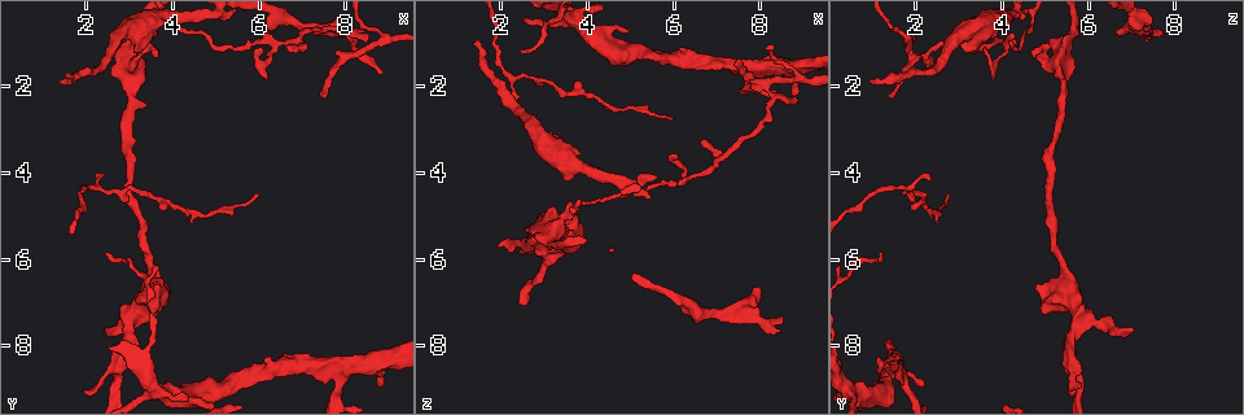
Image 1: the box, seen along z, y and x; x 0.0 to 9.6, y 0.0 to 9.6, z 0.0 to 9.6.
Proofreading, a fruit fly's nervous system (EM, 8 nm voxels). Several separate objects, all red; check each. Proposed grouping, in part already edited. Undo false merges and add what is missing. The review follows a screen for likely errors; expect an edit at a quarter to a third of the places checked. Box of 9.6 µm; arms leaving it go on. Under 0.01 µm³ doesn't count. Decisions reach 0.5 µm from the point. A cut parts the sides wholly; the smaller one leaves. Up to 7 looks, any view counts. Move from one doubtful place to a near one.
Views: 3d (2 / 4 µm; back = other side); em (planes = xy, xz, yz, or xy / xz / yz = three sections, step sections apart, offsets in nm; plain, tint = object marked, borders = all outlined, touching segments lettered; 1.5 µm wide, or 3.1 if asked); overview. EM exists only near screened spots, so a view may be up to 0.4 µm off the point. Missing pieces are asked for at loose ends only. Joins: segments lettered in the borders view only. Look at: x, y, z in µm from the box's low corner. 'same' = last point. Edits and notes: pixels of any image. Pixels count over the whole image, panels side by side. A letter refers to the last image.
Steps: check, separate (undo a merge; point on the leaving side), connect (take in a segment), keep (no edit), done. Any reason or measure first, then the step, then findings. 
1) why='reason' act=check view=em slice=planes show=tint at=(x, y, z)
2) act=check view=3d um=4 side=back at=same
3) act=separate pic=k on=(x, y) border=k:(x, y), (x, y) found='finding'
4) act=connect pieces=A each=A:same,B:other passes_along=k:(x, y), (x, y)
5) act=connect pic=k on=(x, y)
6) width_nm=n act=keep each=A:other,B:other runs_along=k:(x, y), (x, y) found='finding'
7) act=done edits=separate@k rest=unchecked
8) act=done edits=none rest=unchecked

why='long arm stops here' act=check view=em slice=planes show=tint at=(1.50, 1.85, 1.00)

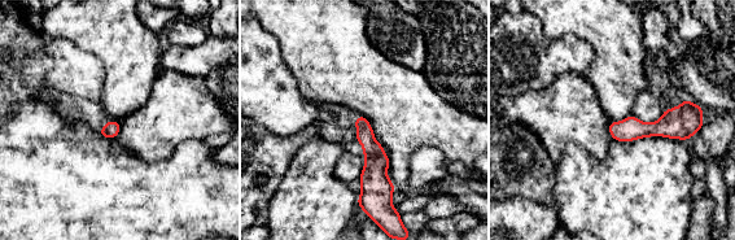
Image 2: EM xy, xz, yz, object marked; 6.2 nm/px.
act=check view=em slice=planes show=borders at=same

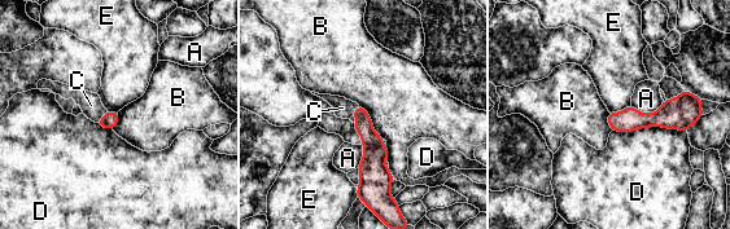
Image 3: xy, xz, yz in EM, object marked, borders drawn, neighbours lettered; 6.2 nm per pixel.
width_nm=100 longest_contact=D:460nm act=connect pieces=C each=A:other,B:other,C:same,D:other,E:other found='it goes on there'

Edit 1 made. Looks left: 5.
why='branch stops here' act=check view=em slice=planes show=tint at=(7.85, 0.75, 6.65)

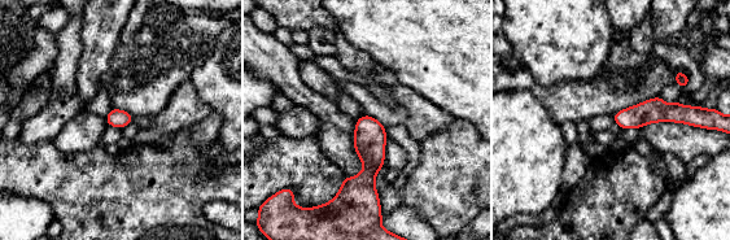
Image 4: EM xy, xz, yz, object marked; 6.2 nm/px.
why='what lies round it' act=check view=em slice=planes show=borders at=same

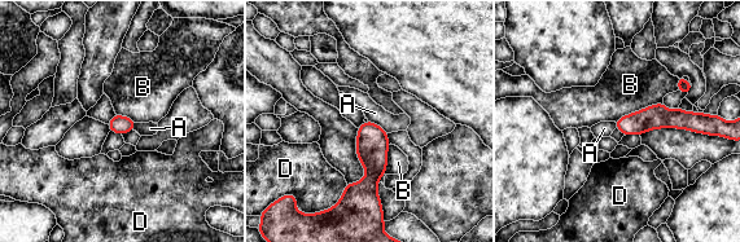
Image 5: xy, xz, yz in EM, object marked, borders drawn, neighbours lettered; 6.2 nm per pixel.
width_nm=110 longest_contact=B:340nm act=keep each=A:other,B:other,D:other found='none of them fits'

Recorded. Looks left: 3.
why='sharp bend' act=check view=em slice=yz step=4 show=borders at=(8.90, 0.95, 1.80)

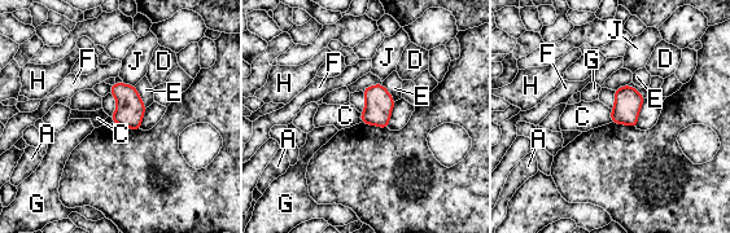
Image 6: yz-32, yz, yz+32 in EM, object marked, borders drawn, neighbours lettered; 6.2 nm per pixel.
act=keep each=A:other,C:other,D:other,E:other,F:other,G:other,H:other,J:other border=6:(134, 86), (145, 108) found='all the same neuron'

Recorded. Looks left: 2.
act=done edits=connect@3 rest=unchecked

